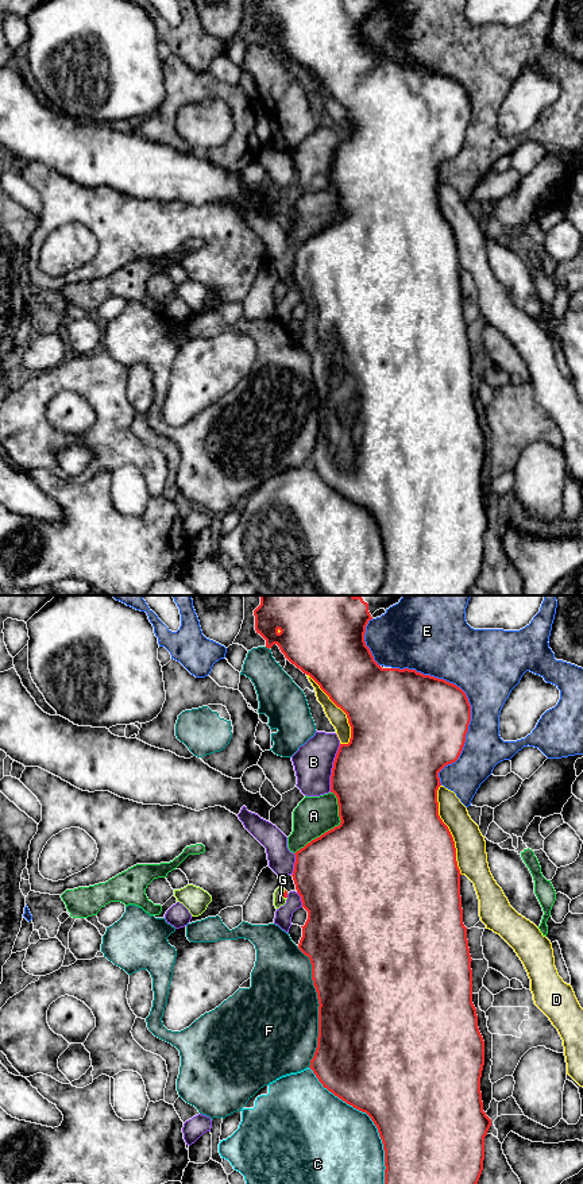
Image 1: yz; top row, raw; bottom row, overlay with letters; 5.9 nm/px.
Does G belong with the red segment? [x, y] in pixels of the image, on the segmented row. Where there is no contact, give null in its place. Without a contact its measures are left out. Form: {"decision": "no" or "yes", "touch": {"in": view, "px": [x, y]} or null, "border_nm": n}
{"decision": "yes", "touch": {"in": "yz", "px": [284, 894]}, "border_nm": 60}

